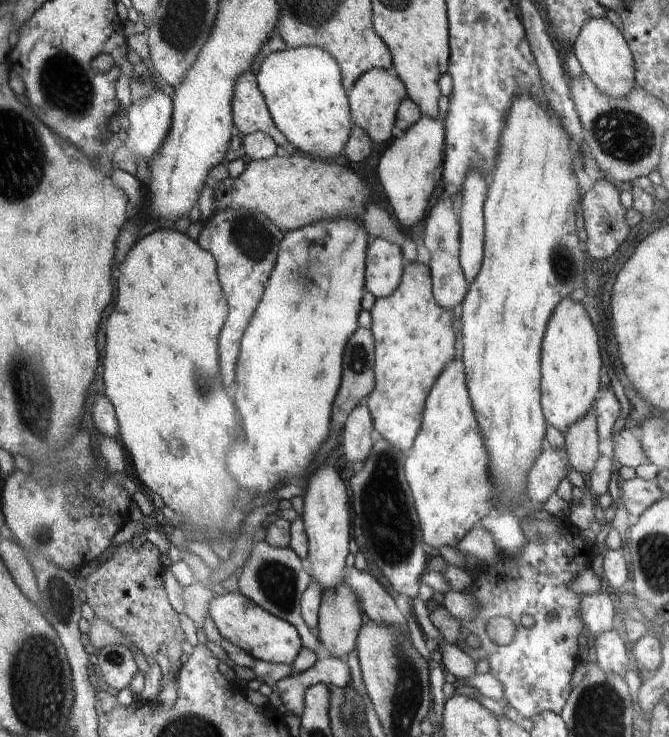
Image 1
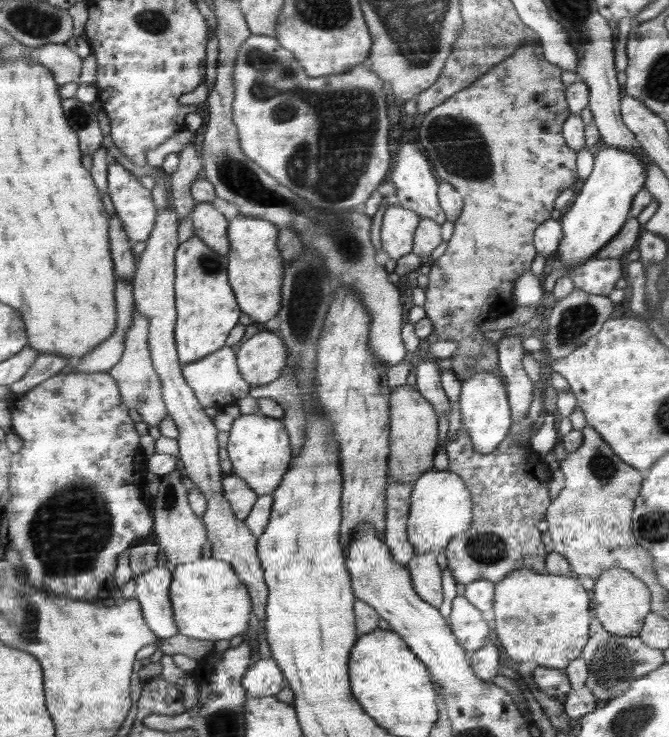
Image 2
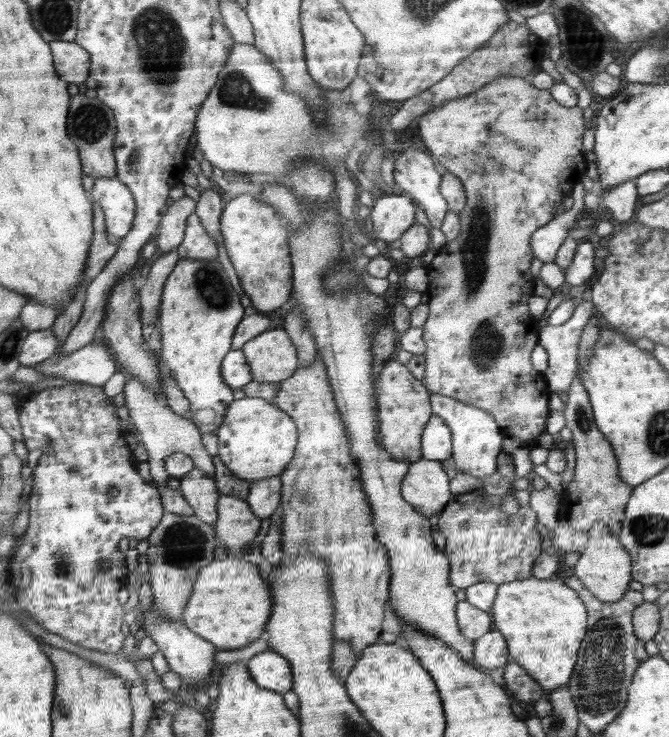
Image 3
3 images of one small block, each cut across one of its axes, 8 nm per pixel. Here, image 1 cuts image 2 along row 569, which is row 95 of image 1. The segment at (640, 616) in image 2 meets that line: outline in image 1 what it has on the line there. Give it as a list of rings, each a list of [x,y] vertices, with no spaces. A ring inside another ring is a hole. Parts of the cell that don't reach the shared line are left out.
[[[588,20],[588,24],[580,31],[579,38],[573,44],[574,56],[578,59],[582,70],[600,89],[600,92],[620,98],[632,92],[636,87],[634,54],[626,37],[609,20]]]

